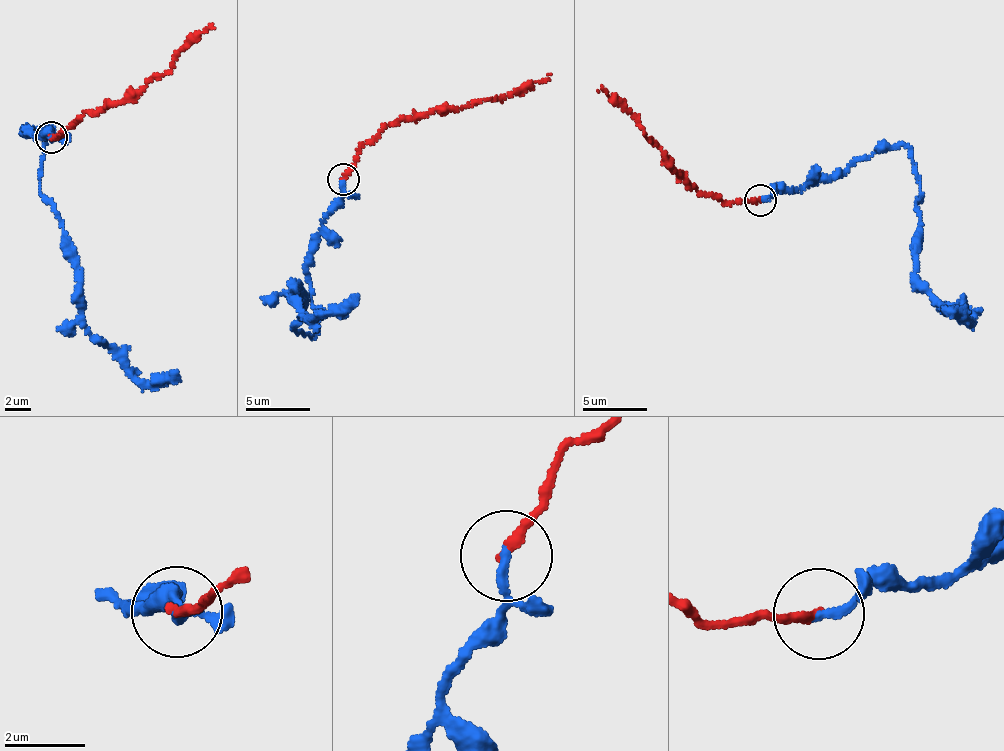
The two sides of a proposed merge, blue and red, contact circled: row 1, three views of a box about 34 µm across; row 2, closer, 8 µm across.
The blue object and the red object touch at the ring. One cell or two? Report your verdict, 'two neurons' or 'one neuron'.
one neuron

